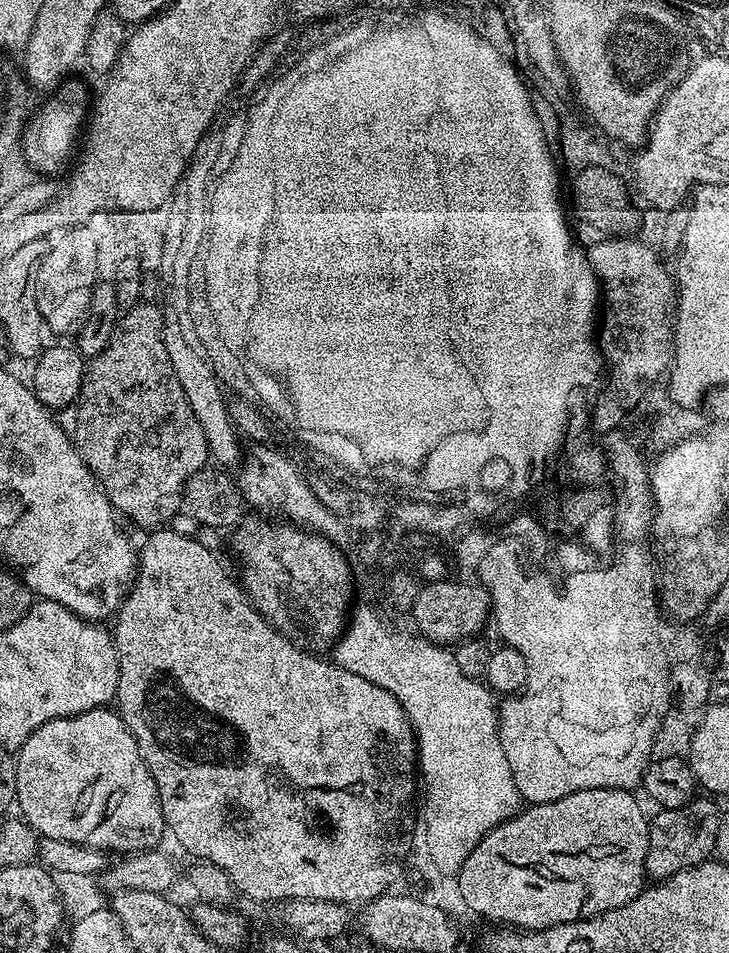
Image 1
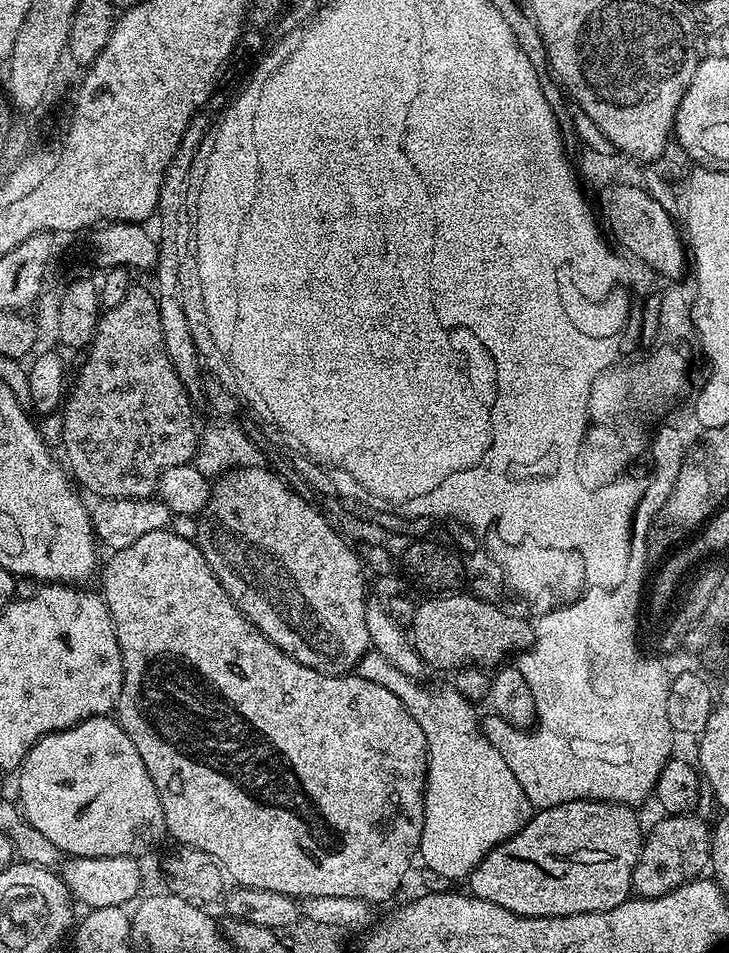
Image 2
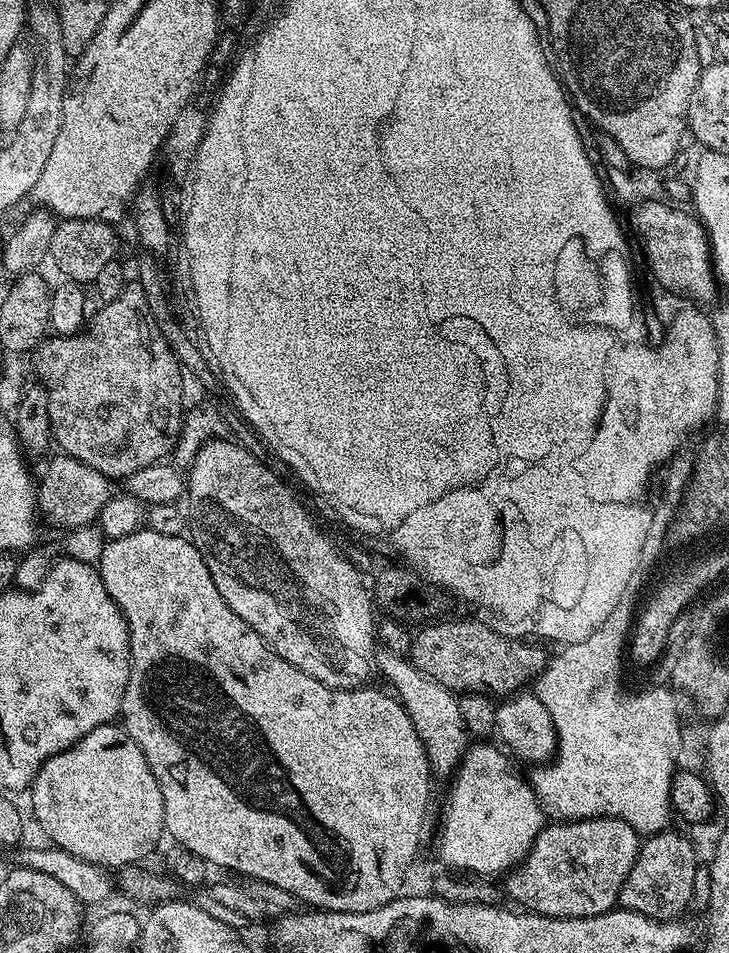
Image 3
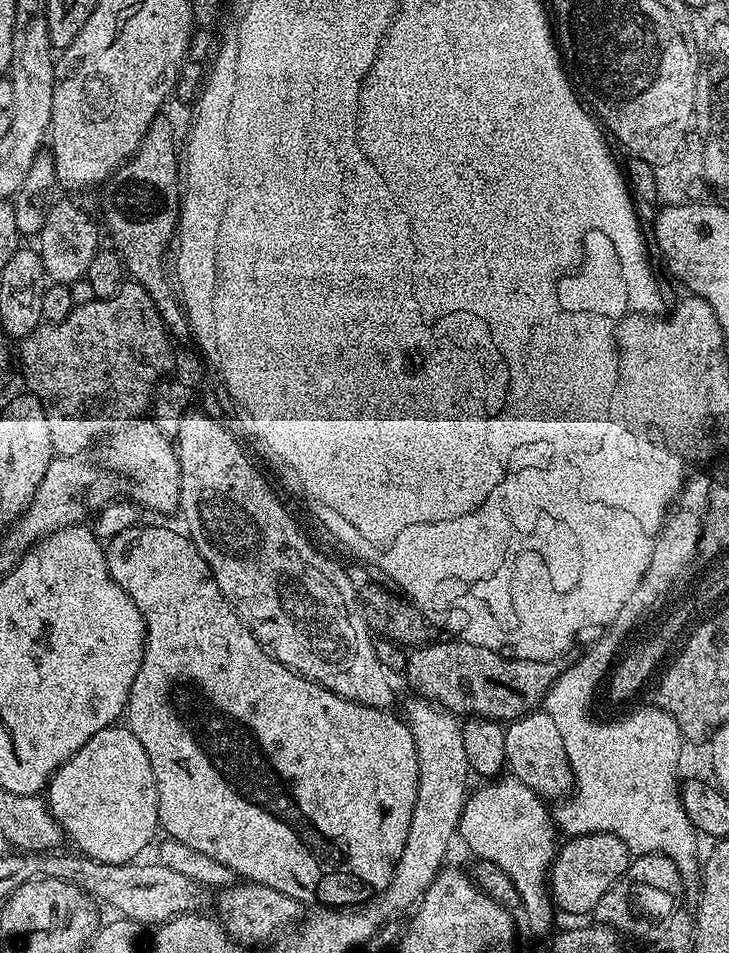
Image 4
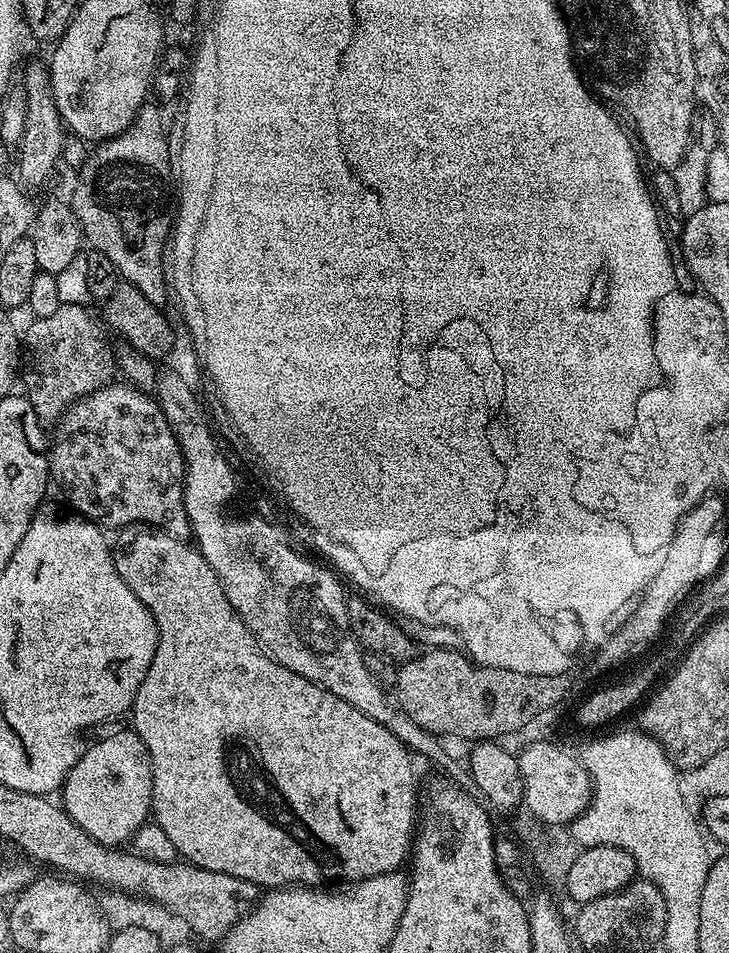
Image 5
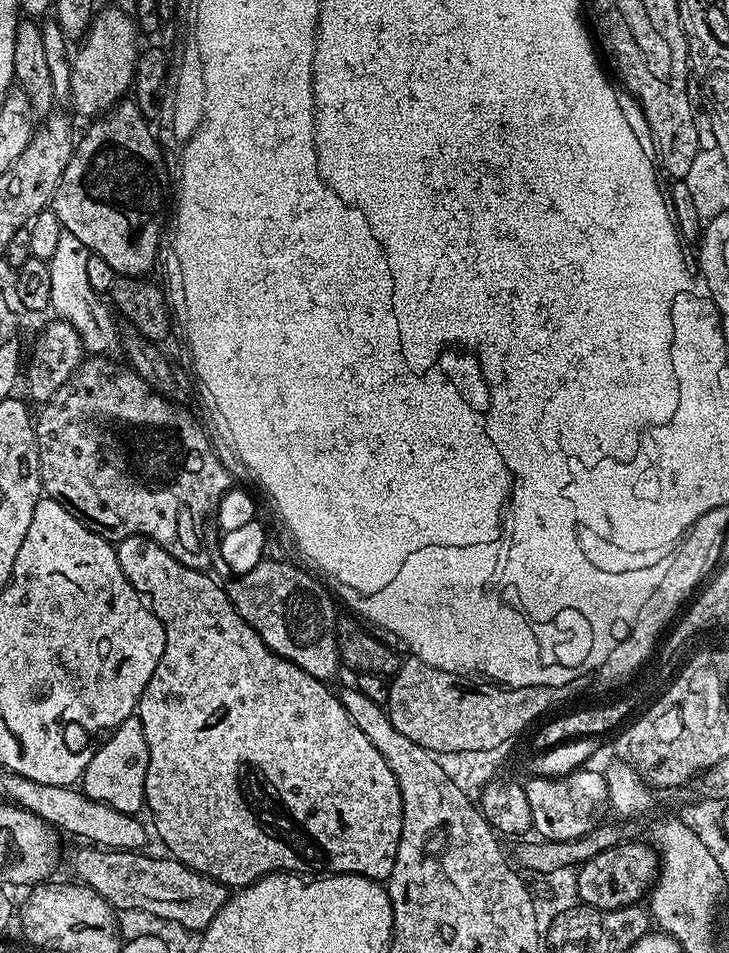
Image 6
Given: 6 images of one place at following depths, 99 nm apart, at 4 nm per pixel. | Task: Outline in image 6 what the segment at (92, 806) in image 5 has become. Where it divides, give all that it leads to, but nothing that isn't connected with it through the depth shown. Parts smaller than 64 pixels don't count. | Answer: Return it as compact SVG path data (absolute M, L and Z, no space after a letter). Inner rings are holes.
M139 715L127 716L121 724L107 733L108 741L89 755L84 768L82 791L91 800L102 802L119 812L139 813L145 807L144 787L148 769L146 734L142 730Z

